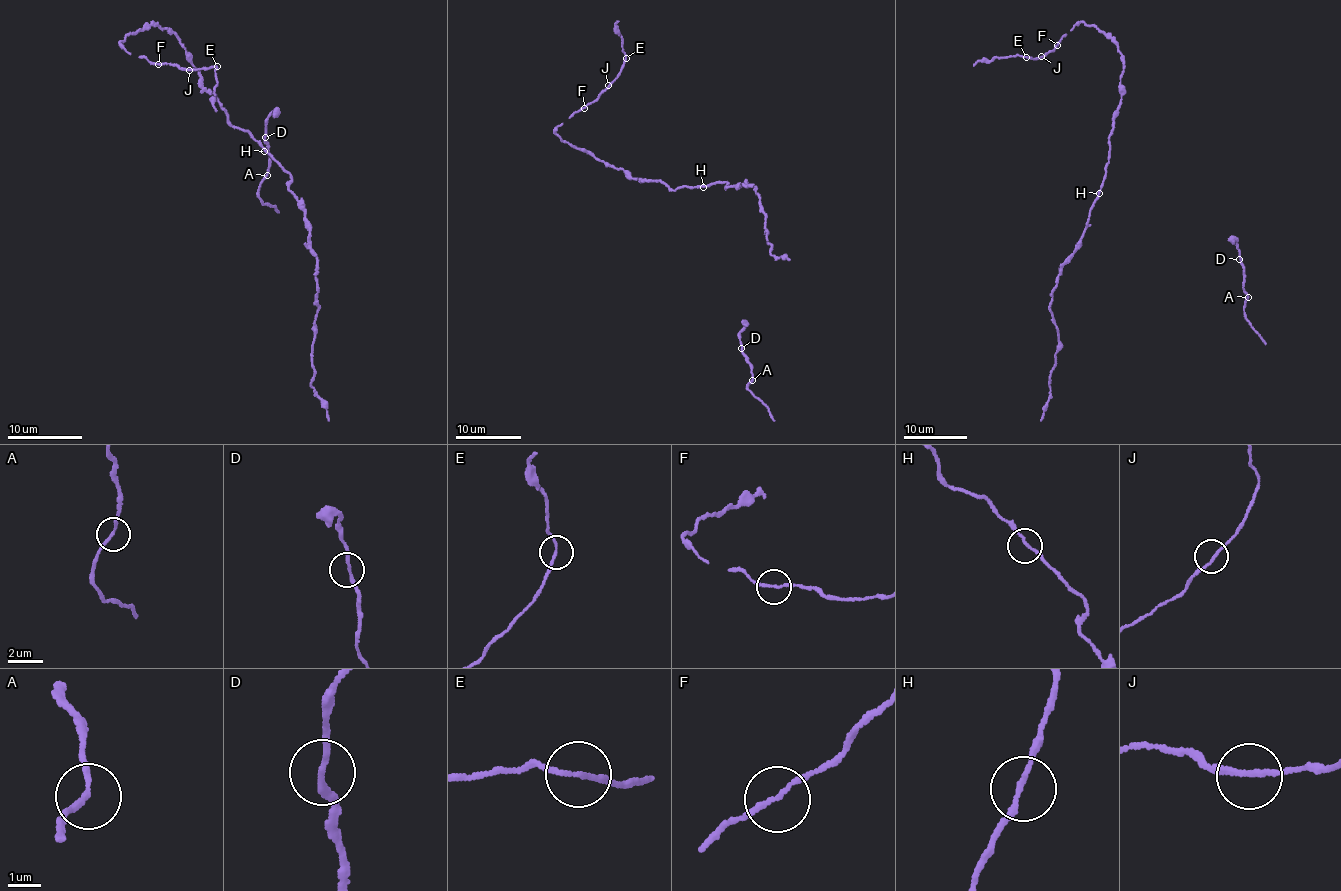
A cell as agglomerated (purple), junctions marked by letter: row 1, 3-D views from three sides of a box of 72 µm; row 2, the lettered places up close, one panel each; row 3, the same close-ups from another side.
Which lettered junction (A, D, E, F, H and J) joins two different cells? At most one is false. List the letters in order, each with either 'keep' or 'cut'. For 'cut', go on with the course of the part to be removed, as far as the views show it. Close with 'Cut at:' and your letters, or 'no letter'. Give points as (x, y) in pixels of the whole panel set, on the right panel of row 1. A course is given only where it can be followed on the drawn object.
A: keep
D: keep
E: keep
F: keep
H: keep
J: keep
Cut at: no letter

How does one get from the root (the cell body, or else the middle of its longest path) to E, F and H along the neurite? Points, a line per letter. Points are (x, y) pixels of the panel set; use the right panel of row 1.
E: (1110, 150), (1124, 69), (1122, 55), (1111, 37), (1095, 26), (1076, 22), (1045, 57), (1026, 57)
F: (1110, 150), (1109, 137), (1121, 99), (1122, 55), (1111, 37), (1081, 21), (1075, 23), (1058, 45)
H: (1110, 150), (1099, 193)

